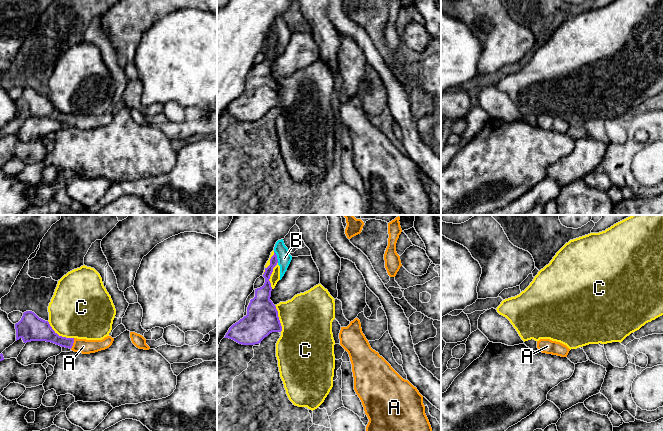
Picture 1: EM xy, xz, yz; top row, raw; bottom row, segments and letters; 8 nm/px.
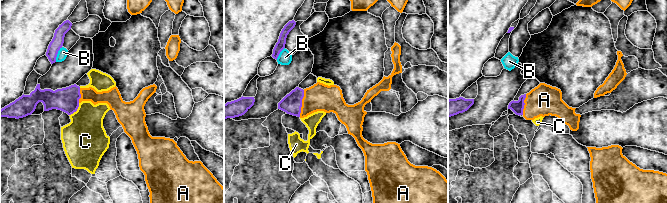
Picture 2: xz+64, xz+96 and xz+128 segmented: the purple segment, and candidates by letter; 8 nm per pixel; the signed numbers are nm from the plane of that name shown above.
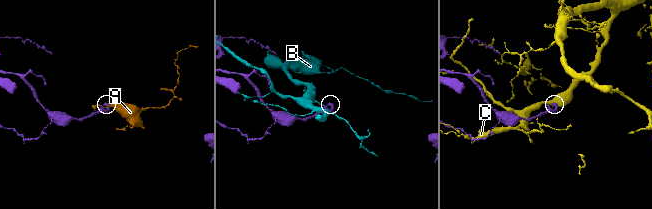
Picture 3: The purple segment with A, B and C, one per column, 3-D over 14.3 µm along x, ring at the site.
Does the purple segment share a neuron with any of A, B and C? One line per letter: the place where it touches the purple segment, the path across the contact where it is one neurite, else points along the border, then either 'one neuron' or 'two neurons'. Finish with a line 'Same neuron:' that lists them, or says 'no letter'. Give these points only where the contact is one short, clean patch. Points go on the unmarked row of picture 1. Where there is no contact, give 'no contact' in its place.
A: meets purple in xy at (73, 118); runs through xy (44, 108), (58, 116), (73, 118), (83, 122); one neuron
B: meets purple in xz at (276, 33); border along xz (274, 27), (278, 38); two neurons
C: meets purple in xy at (58, 111); two neurons
Same neuron: A

